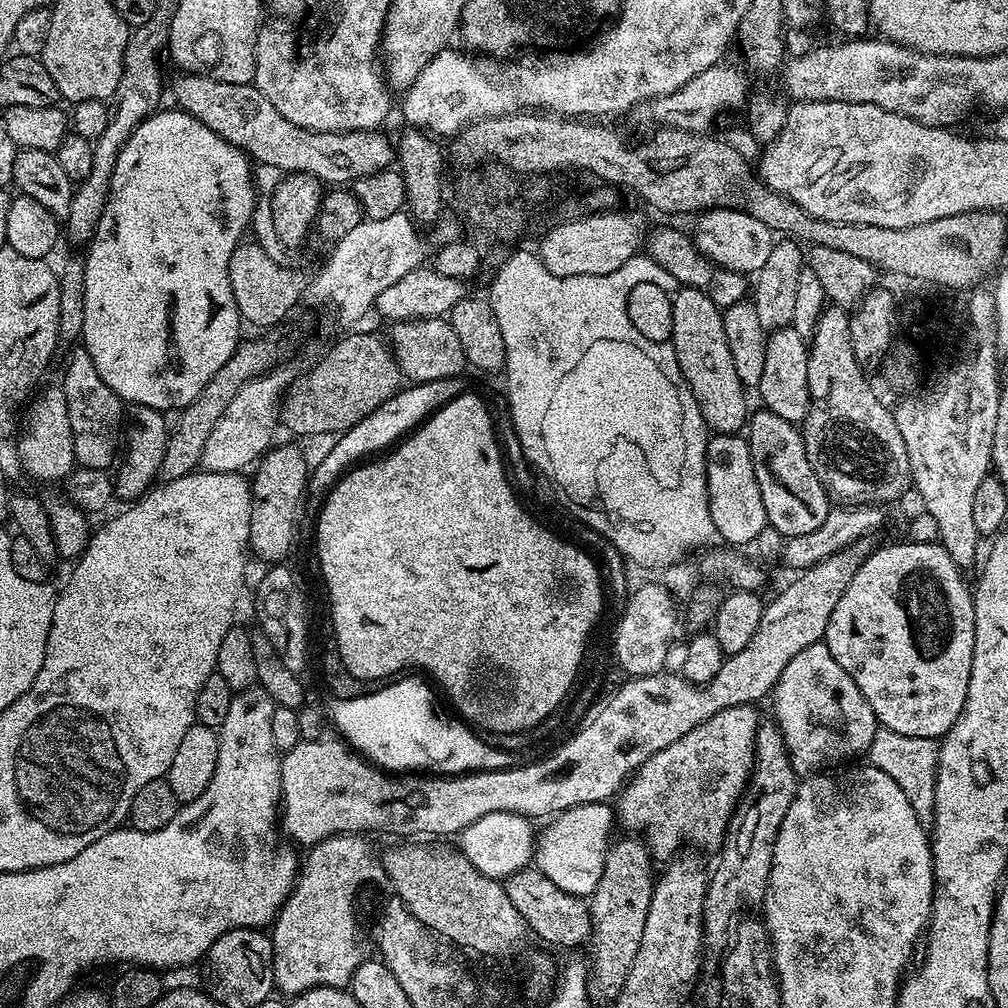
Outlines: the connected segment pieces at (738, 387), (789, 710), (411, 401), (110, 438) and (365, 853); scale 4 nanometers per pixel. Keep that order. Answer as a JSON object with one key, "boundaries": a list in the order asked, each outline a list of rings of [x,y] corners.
{"boundaries":[[[[683,286],[677,287],[675,291],[672,296],[674,326],[670,343],[676,351],[682,378],[698,402],[704,423],[713,433],[739,433],[750,419],[749,393],[738,378],[734,358],[726,342],[726,330],[722,330],[724,313],[707,292]]],[[[823,642],[811,644],[790,660],[789,665],[779,676],[776,687],[773,688],[773,698],[775,723],[779,725],[787,752],[791,754],[791,766],[800,778],[811,776],[832,766],[827,764],[867,753],[869,746],[873,744],[874,734],[880,729],[876,715],[858,689],[857,683],[842,666],[838,665],[834,656],[830,654],[828,645]]],[[[452,376],[450,379],[435,379],[434,382],[407,385],[387,399],[377,410],[368,414],[362,422],[356,423],[350,431],[341,433],[332,442],[334,443],[332,448],[309,473],[307,509],[316,512],[323,507],[323,502],[332,485],[345,473],[346,469],[395,445],[442,405],[448,404],[456,396],[463,395],[467,391],[463,380],[463,377]]],[[[82,346],[71,349],[72,357],[68,360],[68,369],[64,372],[62,387],[66,394],[66,410],[70,414],[70,430],[74,434],[74,454],[76,463],[81,469],[111,469],[111,464],[115,465],[118,460],[118,449],[122,444],[122,425],[125,423],[126,408],[118,394],[102,382],[98,375],[98,369],[94,367],[94,358]]],[[[360,834],[327,836],[307,849],[308,857],[303,857],[298,869],[296,883],[280,907],[270,928],[272,953],[274,954],[274,988],[277,993],[291,998],[311,988],[347,989],[352,982],[354,970],[369,959],[368,940],[360,933],[356,921],[356,891],[363,884],[388,884],[381,857],[372,849],[371,839]]]]}

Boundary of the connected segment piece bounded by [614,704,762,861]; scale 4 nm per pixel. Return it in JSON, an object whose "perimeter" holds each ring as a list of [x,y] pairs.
{"perimeter":[[[743,704],[714,714],[666,750],[646,758],[625,783],[614,804],[615,815],[626,827],[644,831],[643,839],[657,861],[675,857],[683,840],[713,850],[723,845],[732,811],[756,762],[756,732],[762,723],[756,710]]]}

